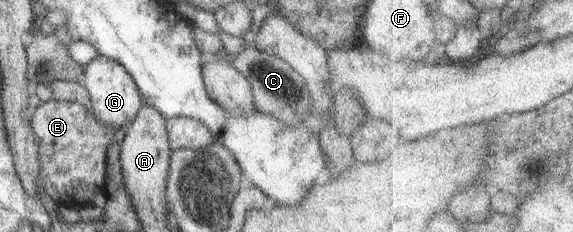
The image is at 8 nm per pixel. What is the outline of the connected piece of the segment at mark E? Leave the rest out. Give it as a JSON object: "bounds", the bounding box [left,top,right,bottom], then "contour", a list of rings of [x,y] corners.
{"bounds":[30,99,114,206],"contour":[[[50,99],[41,101],[37,107],[32,108],[30,121],[31,129],[35,133],[37,147],[39,147],[39,179],[43,190],[55,202],[72,206],[75,203],[92,201],[93,195],[103,191],[105,185],[105,169],[107,169],[107,148],[114,140],[113,127],[105,126],[99,122],[87,106],[77,101],[57,101]]]}

